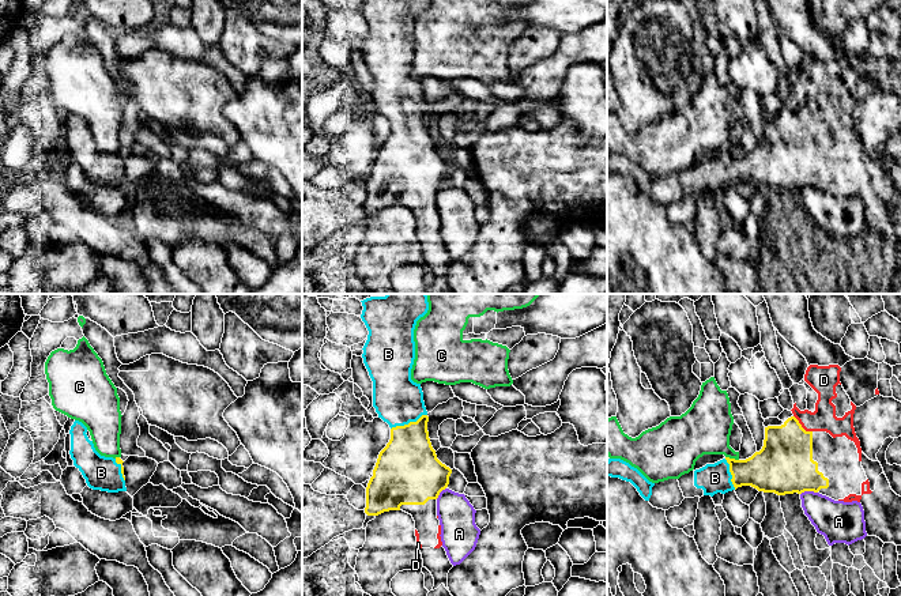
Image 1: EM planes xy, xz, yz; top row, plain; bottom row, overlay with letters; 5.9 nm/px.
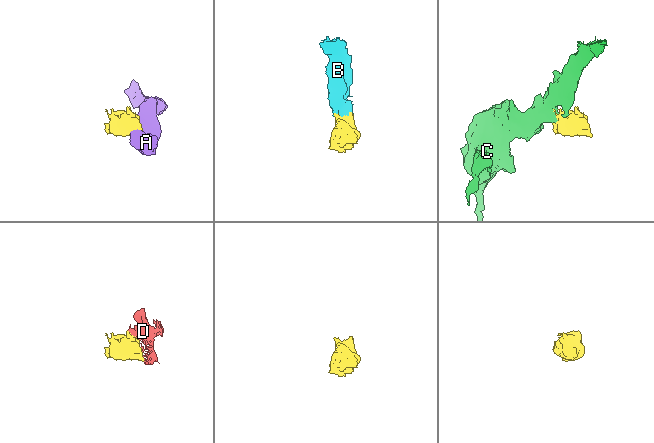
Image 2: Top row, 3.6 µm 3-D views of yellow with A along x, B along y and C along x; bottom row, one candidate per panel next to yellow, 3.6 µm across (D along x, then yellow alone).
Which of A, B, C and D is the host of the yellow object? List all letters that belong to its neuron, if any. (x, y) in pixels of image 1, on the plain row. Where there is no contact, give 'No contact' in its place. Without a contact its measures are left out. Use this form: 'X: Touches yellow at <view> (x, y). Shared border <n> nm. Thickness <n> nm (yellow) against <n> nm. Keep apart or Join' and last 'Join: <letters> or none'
A: Touches yellow at yz (809, 185). Shared border 110 nm. Thickness 340 nm (yellow) against 240 nm. Keep apart
B: Touches yellow at xz (410, 117). Shared border 240 nm. Thickness 340 nm (yellow) against 280 nm. Join
C: Touches yellow at yz (732, 154). Shared border 80 nm. Thickness 280 nm (yellow) against 300 nm. Keep apart
D: Touches yellow at yz (800, 121). Shared border 150 nm. Thickness 340 nm (yellow) against 150 nm. Join
Join: B, D

